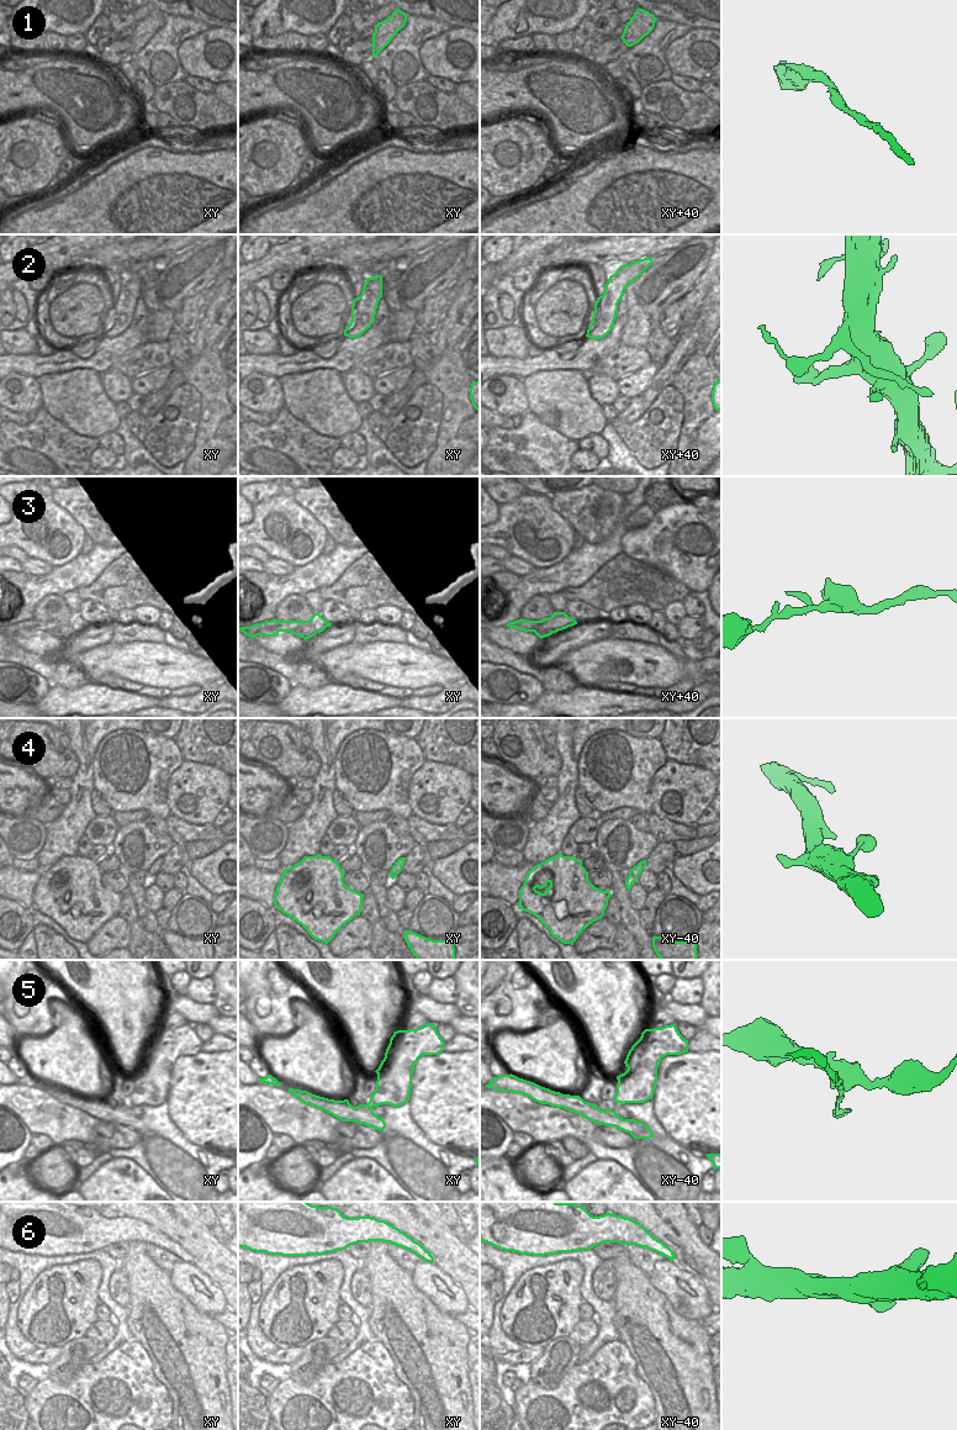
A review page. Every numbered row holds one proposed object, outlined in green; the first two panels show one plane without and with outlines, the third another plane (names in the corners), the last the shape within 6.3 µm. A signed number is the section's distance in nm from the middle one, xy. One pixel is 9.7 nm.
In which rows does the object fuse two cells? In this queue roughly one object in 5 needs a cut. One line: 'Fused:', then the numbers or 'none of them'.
Fused: 1, 2, 5

